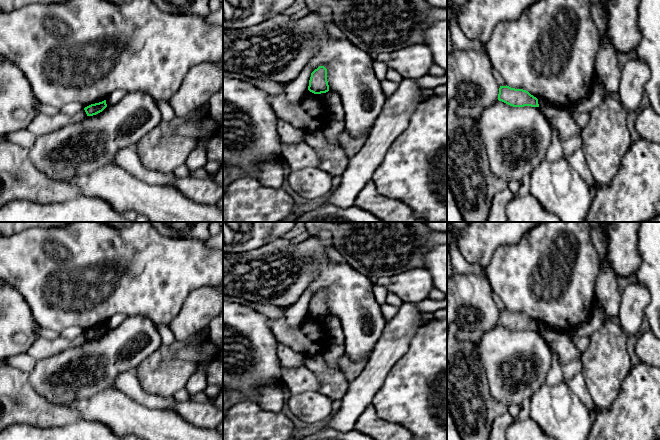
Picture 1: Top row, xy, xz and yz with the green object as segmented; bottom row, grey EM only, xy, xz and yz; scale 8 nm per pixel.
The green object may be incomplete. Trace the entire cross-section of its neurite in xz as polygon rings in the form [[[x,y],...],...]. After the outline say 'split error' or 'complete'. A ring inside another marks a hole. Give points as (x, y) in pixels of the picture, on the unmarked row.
[[[319,290],[311,297],[308,314],[314,318],[321,318],[329,315],[327,293],[324,290]]] | complete

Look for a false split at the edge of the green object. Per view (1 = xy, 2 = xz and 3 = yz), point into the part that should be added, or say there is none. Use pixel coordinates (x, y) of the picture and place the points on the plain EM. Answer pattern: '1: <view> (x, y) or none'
1: none
2: none
3: none

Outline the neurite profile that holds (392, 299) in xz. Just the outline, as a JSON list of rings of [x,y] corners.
[[[388,293],[386,297],[386,302],[392,306],[395,307],[400,307],[403,303],[402,299],[399,298],[396,294],[394,293]]]

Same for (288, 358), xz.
[[[278,342],[277,356],[282,367],[294,368],[303,365],[304,356]]]

